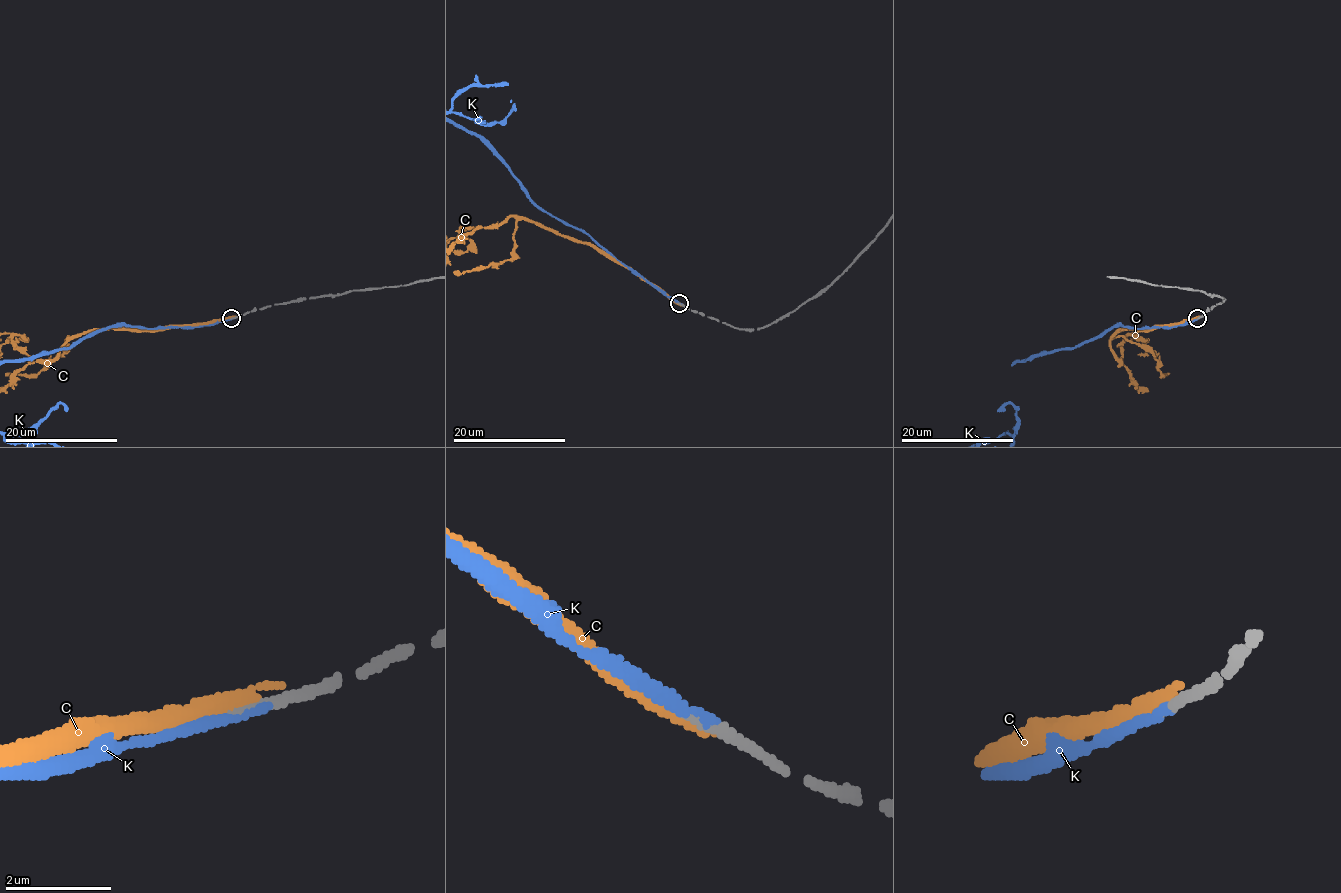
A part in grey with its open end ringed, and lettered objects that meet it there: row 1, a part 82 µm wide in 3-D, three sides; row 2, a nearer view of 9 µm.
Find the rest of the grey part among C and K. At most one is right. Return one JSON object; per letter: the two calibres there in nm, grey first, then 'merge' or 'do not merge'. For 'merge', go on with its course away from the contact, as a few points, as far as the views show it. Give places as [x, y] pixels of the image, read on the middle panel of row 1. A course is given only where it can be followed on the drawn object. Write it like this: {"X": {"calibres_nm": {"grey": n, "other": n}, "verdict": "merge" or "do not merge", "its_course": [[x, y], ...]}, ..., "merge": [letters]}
{"C": {"calibres_nm": {"grey": 220, "other": 360}, "verdict": "do not merge"}, "K": {"calibres_nm": {"grey": 220, "other": 190}, "verdict": "merge"}, "merge": ["K"]}

